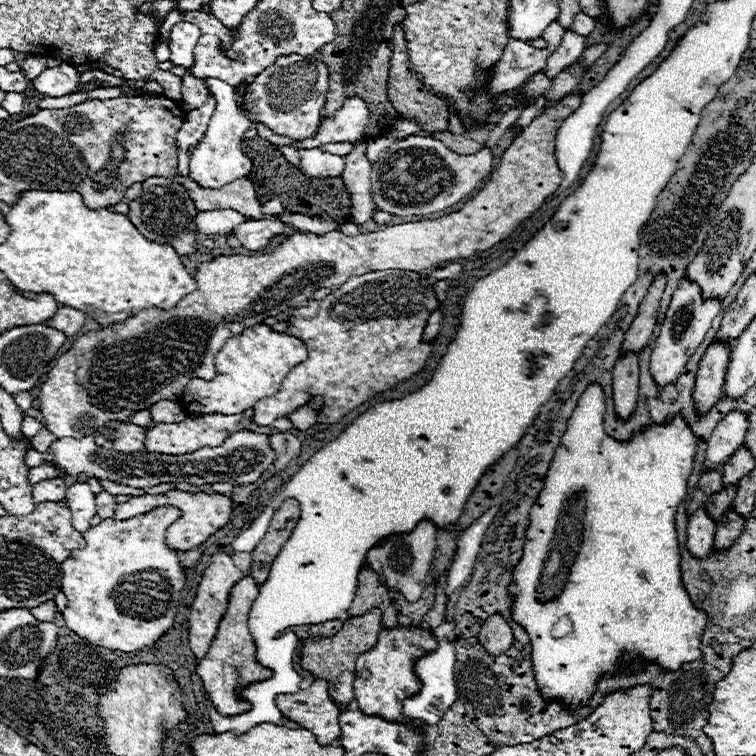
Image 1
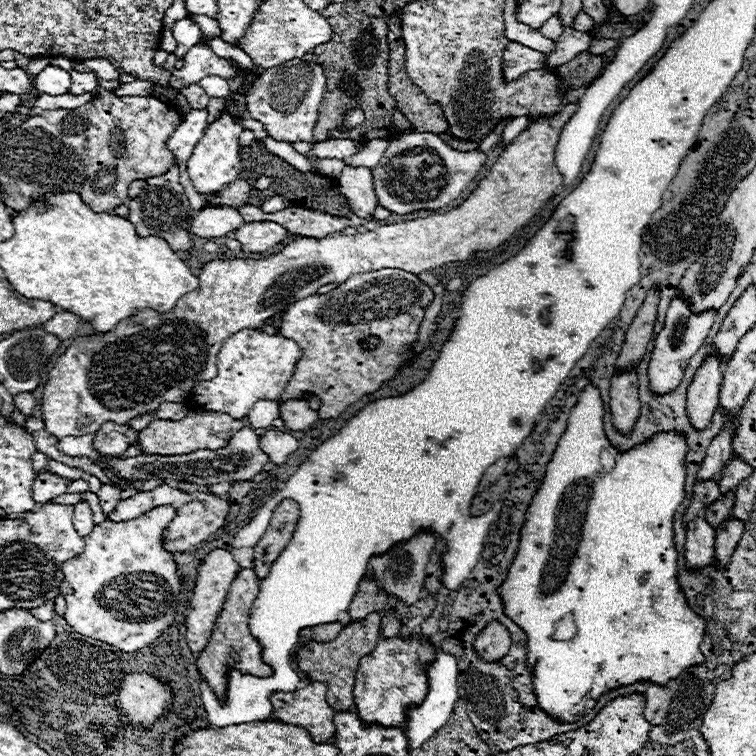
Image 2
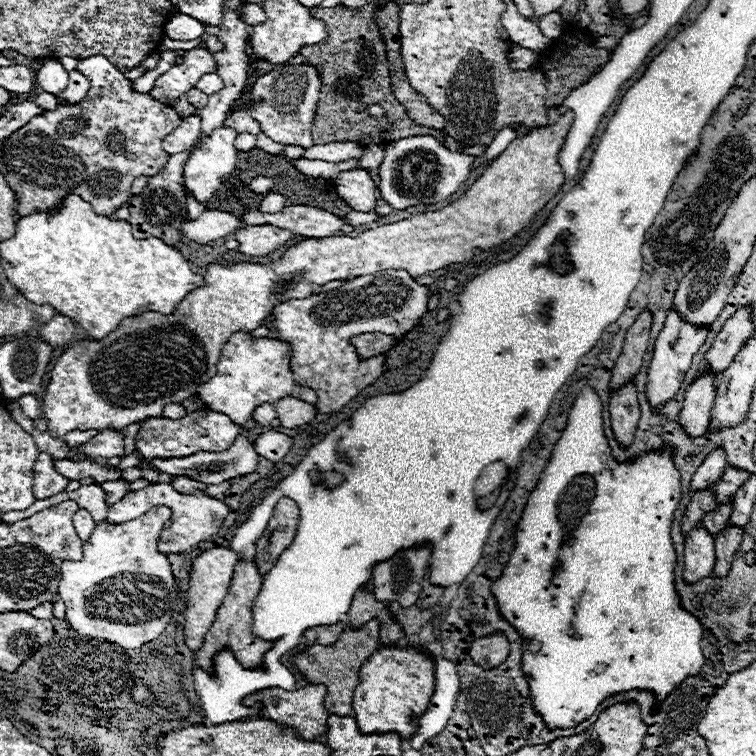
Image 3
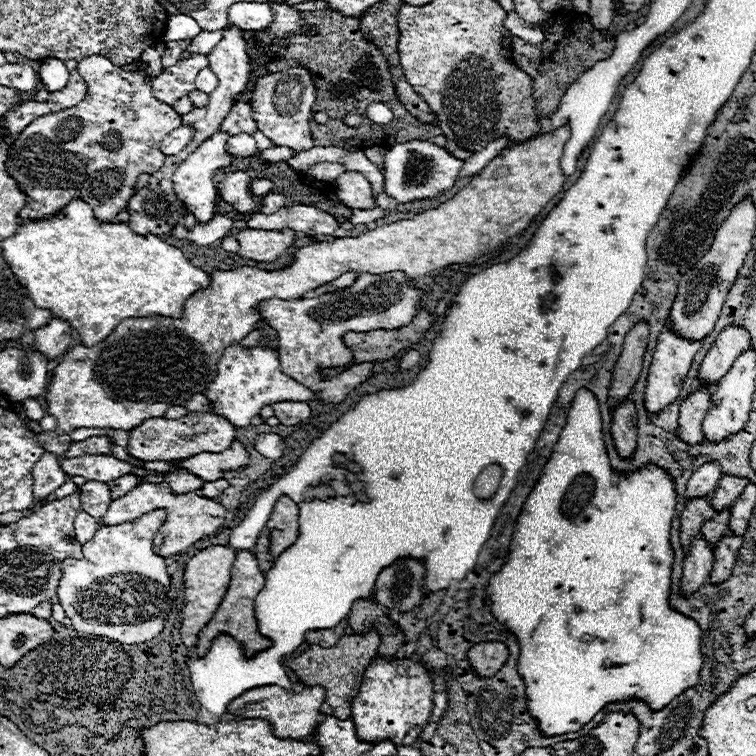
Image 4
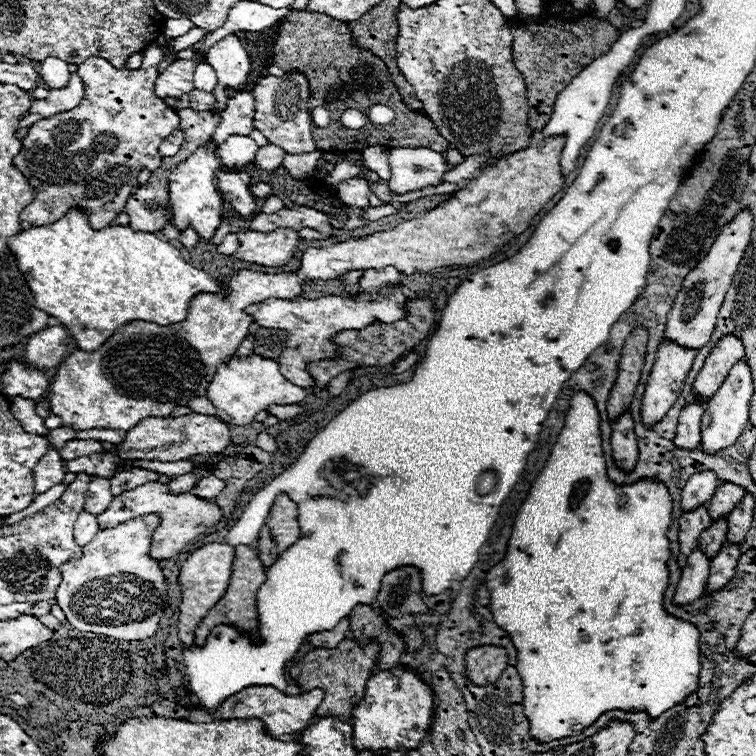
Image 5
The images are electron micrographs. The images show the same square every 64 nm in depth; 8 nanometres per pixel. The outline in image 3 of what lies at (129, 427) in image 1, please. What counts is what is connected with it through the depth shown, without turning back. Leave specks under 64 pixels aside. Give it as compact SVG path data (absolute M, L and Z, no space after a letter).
M102 430L98 436L90 438L84 446L72 448L68 458L78 456L78 454L86 454L92 458L114 458L114 456L120 456L122 452L124 452L122 436L114 430Z

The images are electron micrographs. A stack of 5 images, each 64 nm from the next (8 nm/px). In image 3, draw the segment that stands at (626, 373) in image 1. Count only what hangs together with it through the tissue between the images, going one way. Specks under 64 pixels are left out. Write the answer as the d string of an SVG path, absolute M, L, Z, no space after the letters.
M630 382L624 386L624 390L610 394L612 432L624 448L628 448L634 442L638 418L640 418L640 406L638 406L634 382Z

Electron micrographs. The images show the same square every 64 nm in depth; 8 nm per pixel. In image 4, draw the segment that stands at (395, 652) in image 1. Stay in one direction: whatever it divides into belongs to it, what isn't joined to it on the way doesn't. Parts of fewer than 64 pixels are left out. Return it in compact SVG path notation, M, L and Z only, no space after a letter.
M376 658L366 668L362 690L352 702L352 722L356 726L358 740L370 744L390 740L394 746L412 746L428 724L434 708L432 694L434 674L422 664L416 664L410 658L396 658L390 662Z

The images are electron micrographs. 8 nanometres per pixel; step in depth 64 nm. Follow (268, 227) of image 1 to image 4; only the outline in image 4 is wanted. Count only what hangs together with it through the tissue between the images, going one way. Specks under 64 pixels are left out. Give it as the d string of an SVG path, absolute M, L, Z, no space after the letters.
M284 228L282 232L278 230L240 230L236 234L236 240L240 242L238 256L256 260L256 262L274 262L278 260L288 246L294 244L294 230Z

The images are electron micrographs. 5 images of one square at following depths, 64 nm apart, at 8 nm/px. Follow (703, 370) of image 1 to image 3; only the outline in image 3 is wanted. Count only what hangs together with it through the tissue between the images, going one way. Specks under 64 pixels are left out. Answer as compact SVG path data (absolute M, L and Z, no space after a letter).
M706 372L686 390L686 398L678 422L682 424L682 428L690 438L700 438L708 432L710 410L716 396L714 378L716 378L714 374Z

